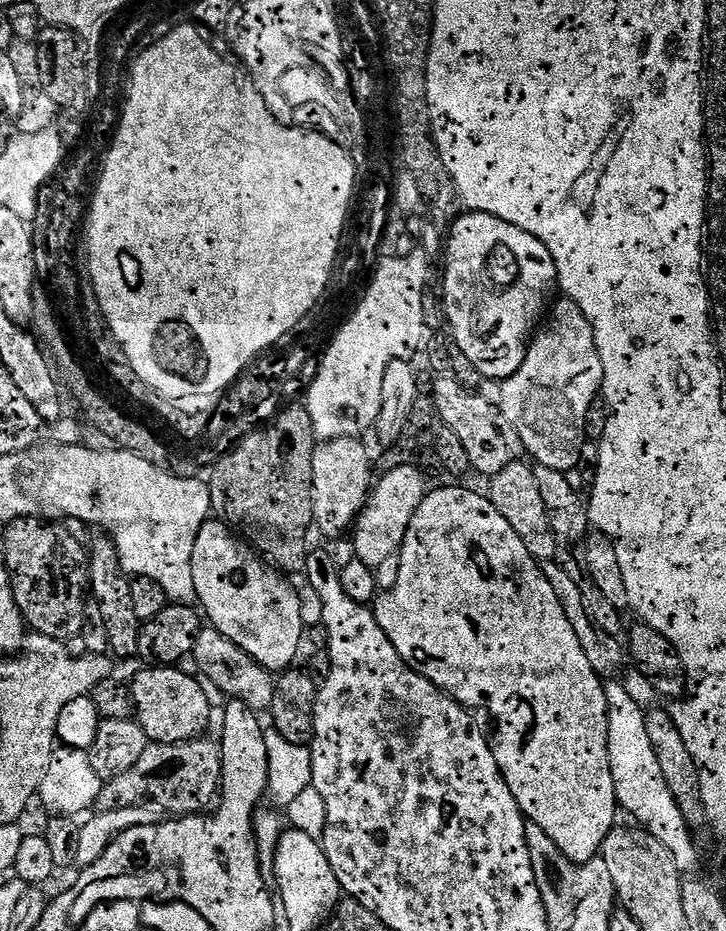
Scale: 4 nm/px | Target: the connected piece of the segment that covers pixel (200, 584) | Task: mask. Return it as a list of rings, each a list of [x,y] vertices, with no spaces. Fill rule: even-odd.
[[[216,522],[204,524],[196,539],[192,555],[192,591],[195,599],[200,599],[199,607],[203,615],[212,619],[209,620],[211,627],[231,637],[233,643],[247,651],[257,665],[263,669],[269,668],[275,674],[295,665],[292,663],[304,640],[306,617],[300,612],[300,604],[296,604],[296,596],[292,596],[292,588],[288,588],[288,584],[280,584],[272,572],[264,572],[264,568],[260,568],[260,564],[248,556],[248,548],[244,548],[244,544],[236,544],[236,540],[232,540],[224,528],[216,528]]]

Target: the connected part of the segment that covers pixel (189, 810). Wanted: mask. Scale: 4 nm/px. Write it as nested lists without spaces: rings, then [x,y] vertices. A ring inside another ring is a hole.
[[[199,738],[195,739],[191,742],[183,742],[181,744],[157,744],[157,743],[149,743],[146,750],[143,752],[142,756],[139,758],[138,762],[134,764],[134,766],[126,772],[121,772],[118,775],[115,775],[112,779],[114,779],[111,784],[109,781],[108,784],[108,796],[110,792],[110,806],[114,810],[130,810],[140,804],[146,804],[148,802],[152,802],[154,805],[168,811],[168,814],[174,816],[181,815],[195,815],[196,813],[205,811],[205,808],[214,798],[219,795],[221,786],[222,786],[222,778],[221,778],[221,758],[222,758],[222,748],[221,745],[217,741],[210,741],[209,738]]]

